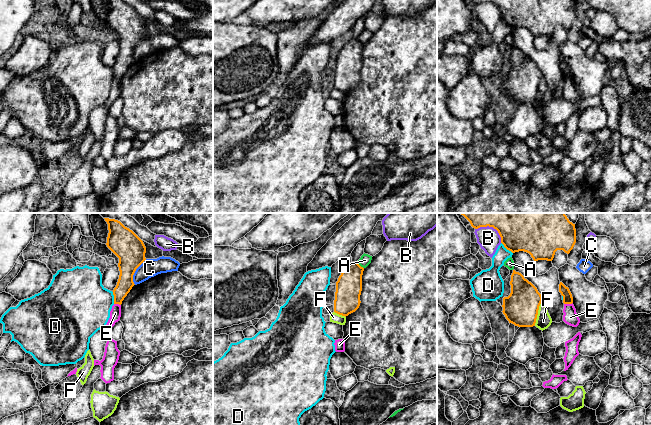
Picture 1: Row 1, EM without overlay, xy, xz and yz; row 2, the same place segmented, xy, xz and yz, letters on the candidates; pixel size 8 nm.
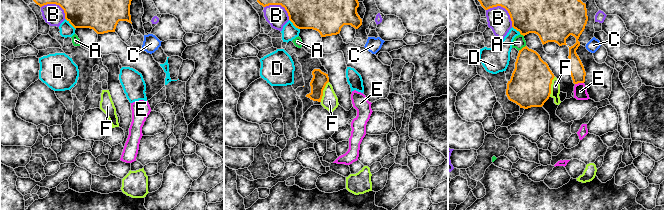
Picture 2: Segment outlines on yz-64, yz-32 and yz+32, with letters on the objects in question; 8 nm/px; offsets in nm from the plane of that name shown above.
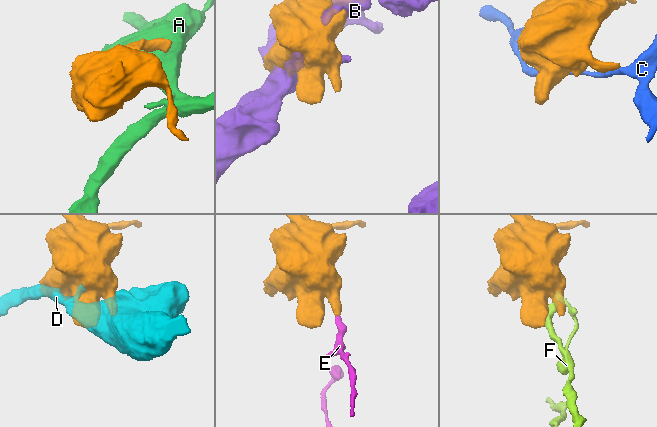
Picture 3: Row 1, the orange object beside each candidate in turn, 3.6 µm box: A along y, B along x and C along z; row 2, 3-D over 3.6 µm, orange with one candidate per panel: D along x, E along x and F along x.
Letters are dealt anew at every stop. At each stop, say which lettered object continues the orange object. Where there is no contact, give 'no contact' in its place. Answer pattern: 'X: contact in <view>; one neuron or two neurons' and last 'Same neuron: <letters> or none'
A: contact in xz; two neurons
B: contact in yz; two neurons
C: contact in xy; two neurons
D: contact in yz; two neurons
E: contact in yz; two neurons
F: contact in yz; two neurons
Same neuron: none

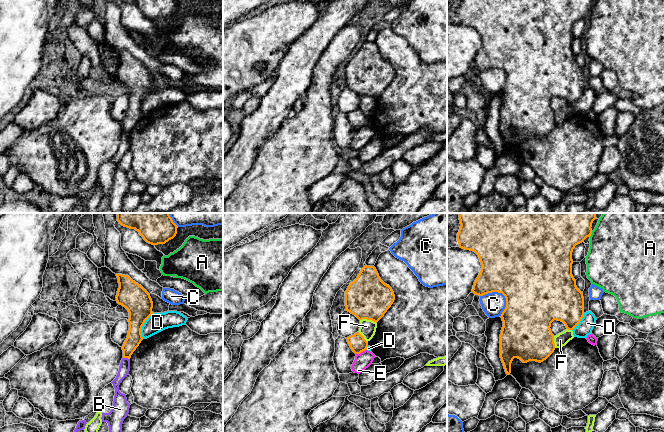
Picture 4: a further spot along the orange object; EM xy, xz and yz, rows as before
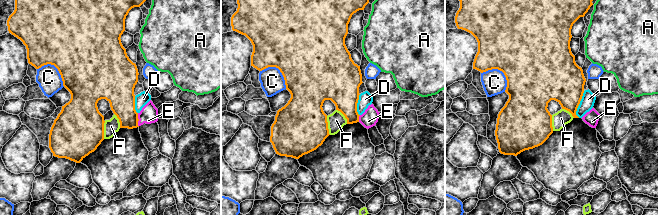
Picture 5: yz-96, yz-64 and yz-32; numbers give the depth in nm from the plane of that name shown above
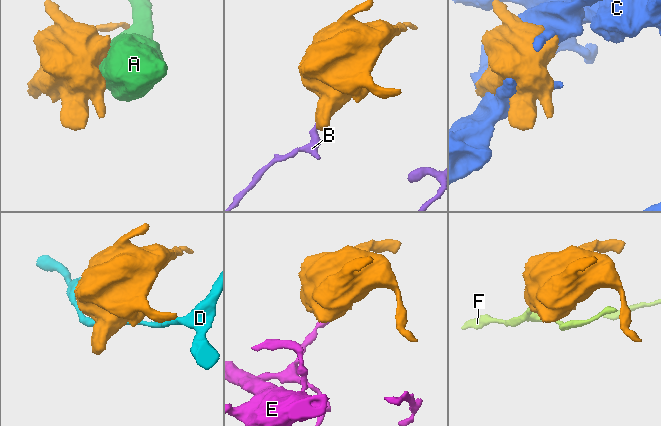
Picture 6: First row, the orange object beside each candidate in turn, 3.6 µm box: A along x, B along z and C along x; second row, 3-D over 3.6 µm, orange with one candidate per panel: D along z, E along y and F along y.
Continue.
A: contact in yz; two neurons
B: contact in xy; two neurons
C: contact in yz; two neurons
D: contact in xy; two neurons
E: contact in xz; two neurons
F: contact in xz; two neurons
Same neuron: none

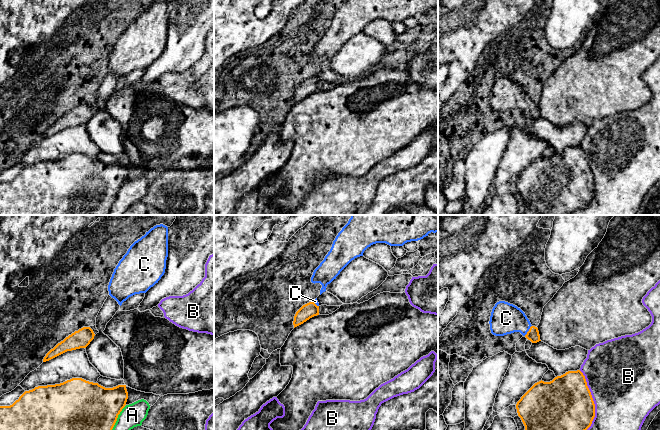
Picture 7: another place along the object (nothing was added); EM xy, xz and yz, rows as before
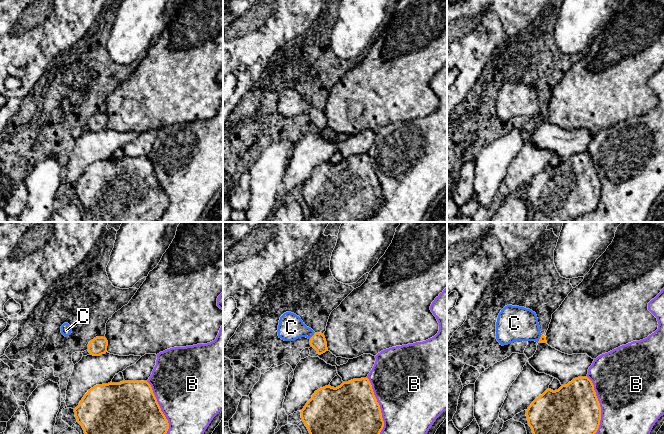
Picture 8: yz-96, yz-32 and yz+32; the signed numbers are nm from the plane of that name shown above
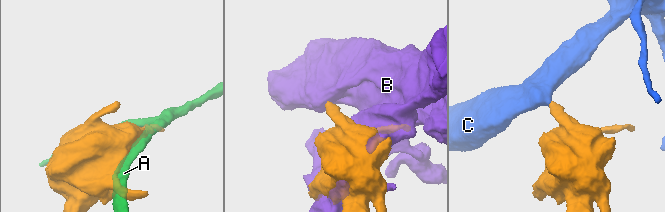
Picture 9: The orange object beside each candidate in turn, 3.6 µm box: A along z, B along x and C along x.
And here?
A: contact in xy; two neurons
B: contact in yz; two neurons
C: contact in yz; one neuron
Same neuron: C

